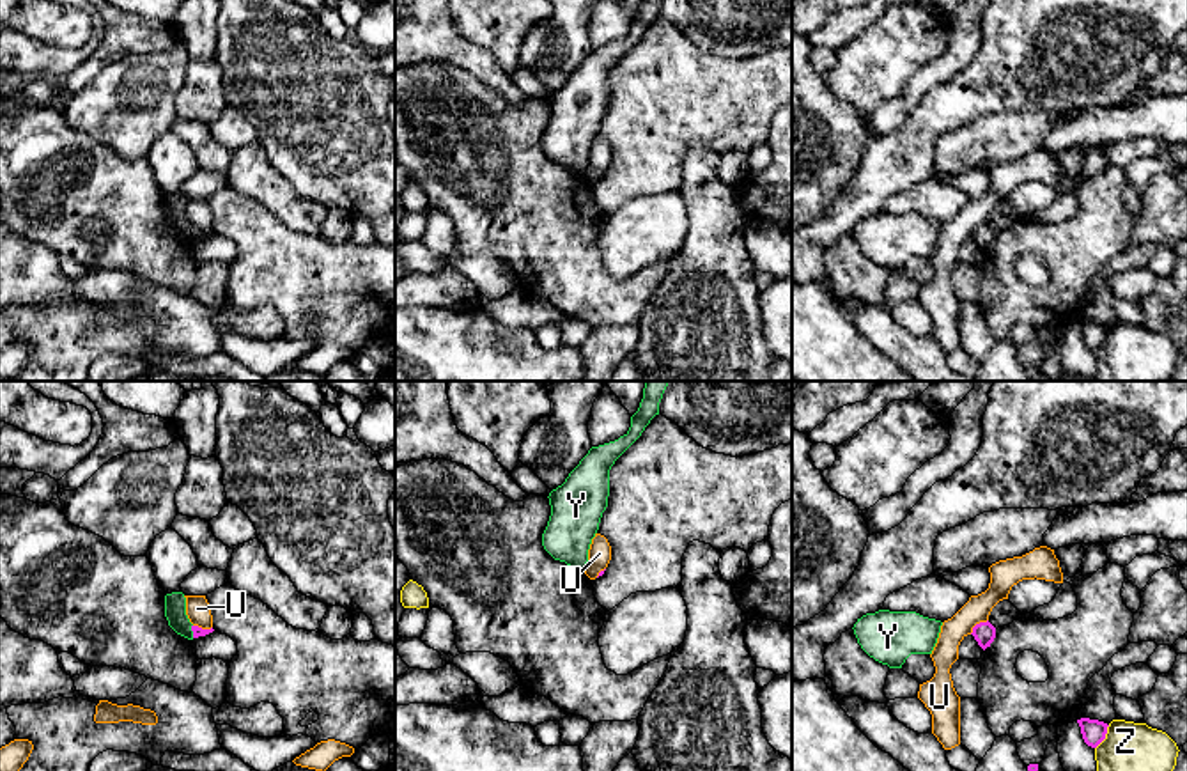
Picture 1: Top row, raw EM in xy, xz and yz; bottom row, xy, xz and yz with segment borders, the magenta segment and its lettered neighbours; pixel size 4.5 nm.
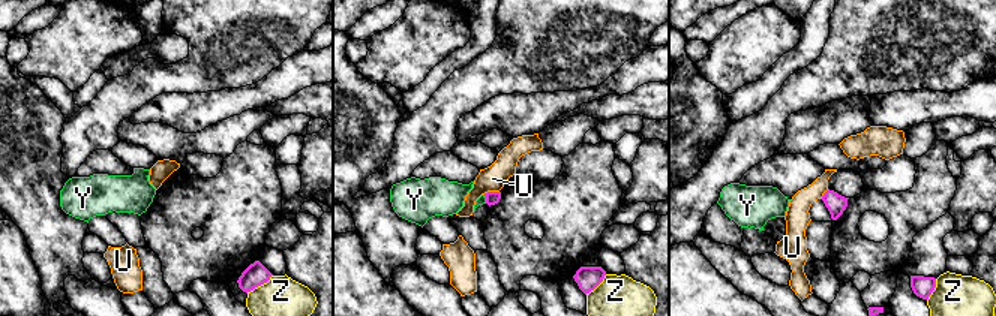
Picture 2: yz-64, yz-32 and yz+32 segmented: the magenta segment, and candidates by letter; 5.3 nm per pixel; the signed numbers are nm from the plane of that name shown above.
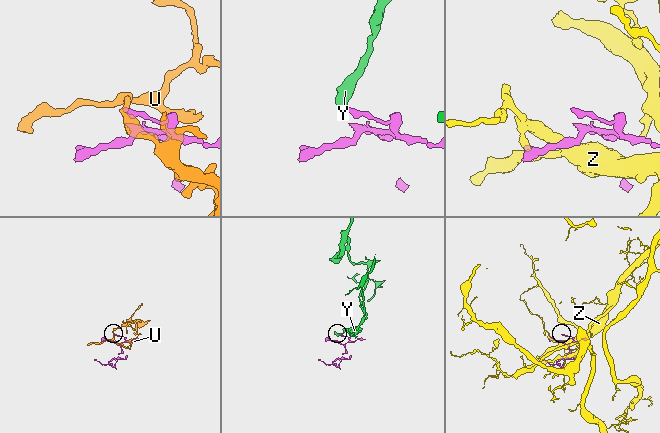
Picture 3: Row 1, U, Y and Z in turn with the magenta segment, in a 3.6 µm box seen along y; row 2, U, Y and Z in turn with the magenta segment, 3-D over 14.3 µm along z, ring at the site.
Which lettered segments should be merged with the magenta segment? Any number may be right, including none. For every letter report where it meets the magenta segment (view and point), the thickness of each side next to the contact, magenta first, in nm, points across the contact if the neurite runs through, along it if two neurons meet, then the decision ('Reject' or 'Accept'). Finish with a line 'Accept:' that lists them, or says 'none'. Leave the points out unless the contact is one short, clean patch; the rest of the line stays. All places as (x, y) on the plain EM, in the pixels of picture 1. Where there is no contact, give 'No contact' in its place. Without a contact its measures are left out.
U: Touches magenta at yz (977, 227). Thickness 100 nm (magenta) against 120 nm. Boundary: yz (987, 222), (980, 224), (969, 236). Reject
Y: Touches magenta at xy (192, 233). Thickness 50 nm (magenta) against 100 nm. Boundary: xy (192, 227), (193, 240). Reject
Z: Touches magenta at yz (1104, 341). Thickness 110 nm (magenta) against 360 nm. Reject
Accept: none

